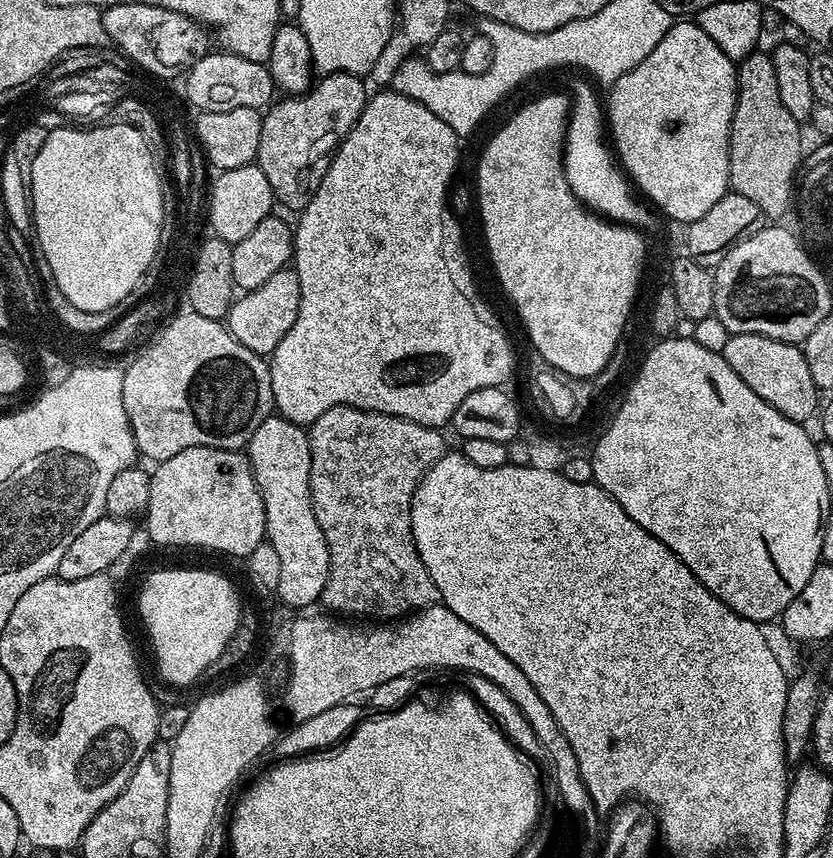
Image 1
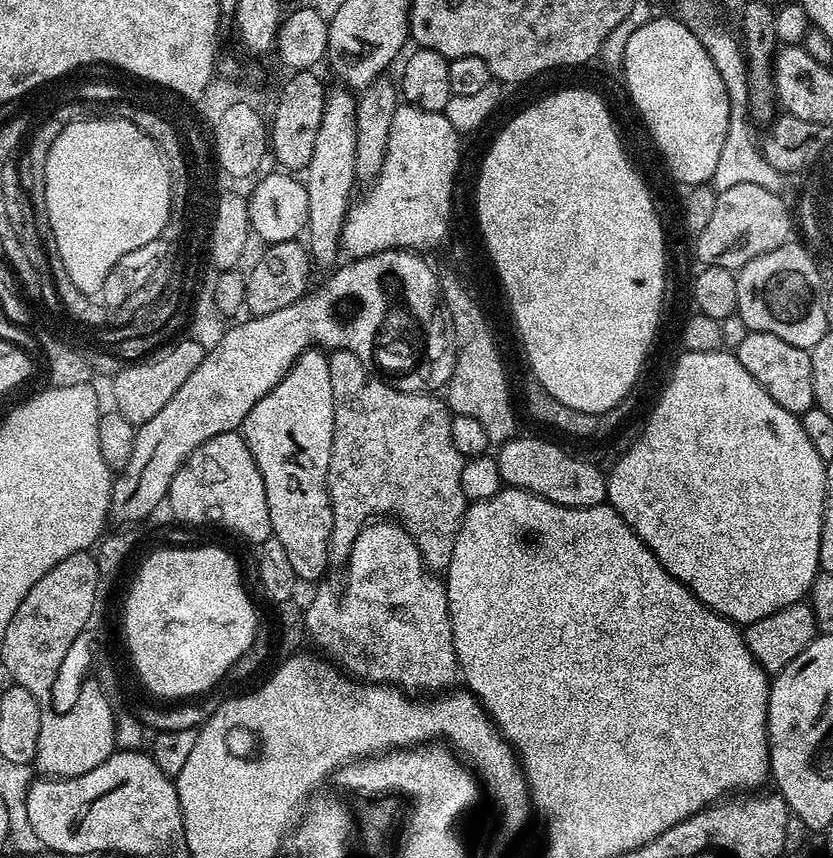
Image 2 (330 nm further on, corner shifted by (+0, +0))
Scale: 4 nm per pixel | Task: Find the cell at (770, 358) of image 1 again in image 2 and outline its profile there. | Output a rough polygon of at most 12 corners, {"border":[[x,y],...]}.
{"border":[[750,332],[738,362],[788,412],[814,406],[812,353]]}

